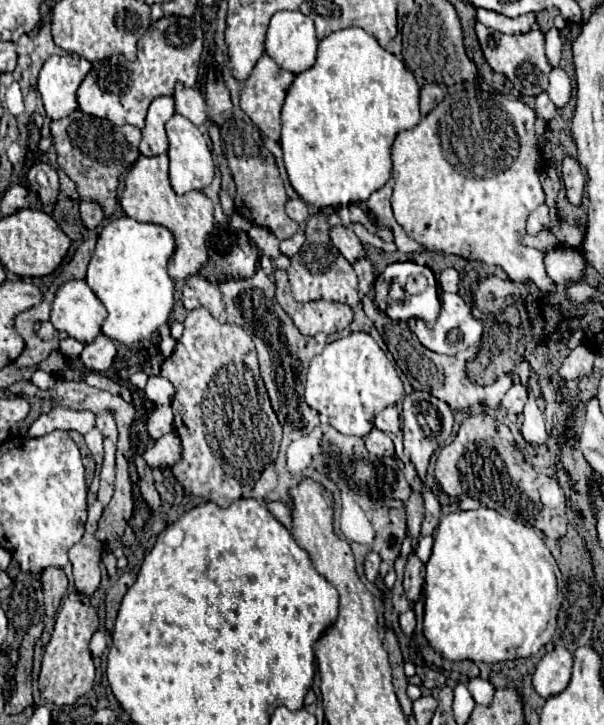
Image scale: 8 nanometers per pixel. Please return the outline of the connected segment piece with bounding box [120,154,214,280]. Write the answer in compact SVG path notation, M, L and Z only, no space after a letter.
M140 156L132 170L126 176L126 190L122 194L122 210L126 216L138 220L138 222L150 222L166 226L174 238L176 238L176 250L174 256L168 262L168 276L172 280L186 280L200 272L202 266L208 262L208 248L206 248L206 236L214 228L214 214L212 214L212 202L202 192L188 192L186 196L178 196L168 182L168 156Z

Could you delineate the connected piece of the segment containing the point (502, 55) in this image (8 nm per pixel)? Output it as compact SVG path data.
M476 22L476 34L478 34L478 42L482 46L484 58L492 66L492 70L498 74L504 74L514 86L518 86L518 88L524 86L524 96L538 96L540 92L544 92L548 88L548 74L552 68L548 66L548 60L544 56L544 34L538 28L528 30L524 34L508 36L508 34L496 32L496 30Z

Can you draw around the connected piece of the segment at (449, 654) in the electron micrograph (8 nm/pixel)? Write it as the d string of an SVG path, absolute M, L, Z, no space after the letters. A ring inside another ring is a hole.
M490 508L448 514L438 524L432 556L426 564L424 636L442 658L452 662L466 658L494 664L532 656L554 636L564 585L558 564L534 527L504 518Z

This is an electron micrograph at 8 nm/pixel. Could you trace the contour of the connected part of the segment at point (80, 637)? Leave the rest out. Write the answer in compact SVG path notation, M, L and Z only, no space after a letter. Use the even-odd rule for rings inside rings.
M70 592L56 614L56 626L42 658L38 688L46 700L54 702L56 706L74 704L80 696L84 696L92 688L96 670L92 654L88 650L88 642L96 630L98 630L98 614L96 608L90 604L90 598L82 592Z

